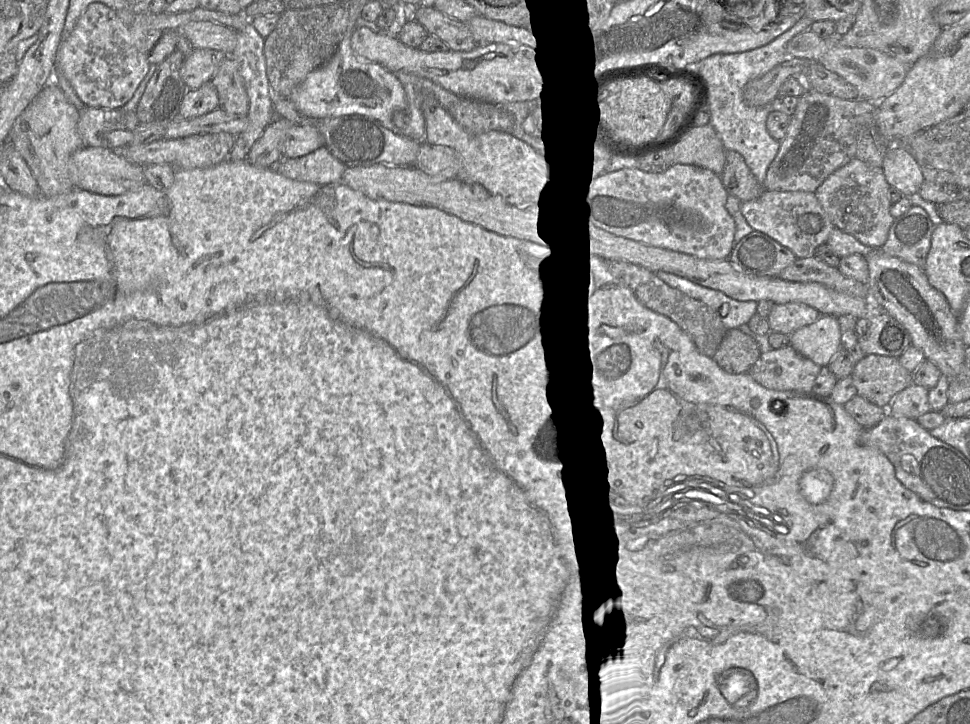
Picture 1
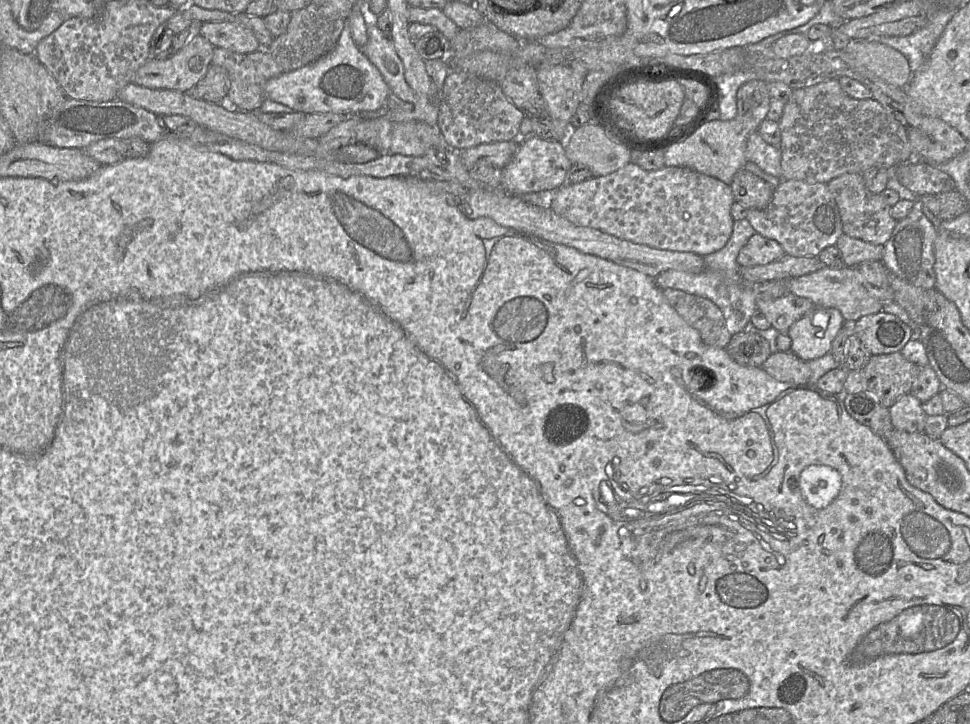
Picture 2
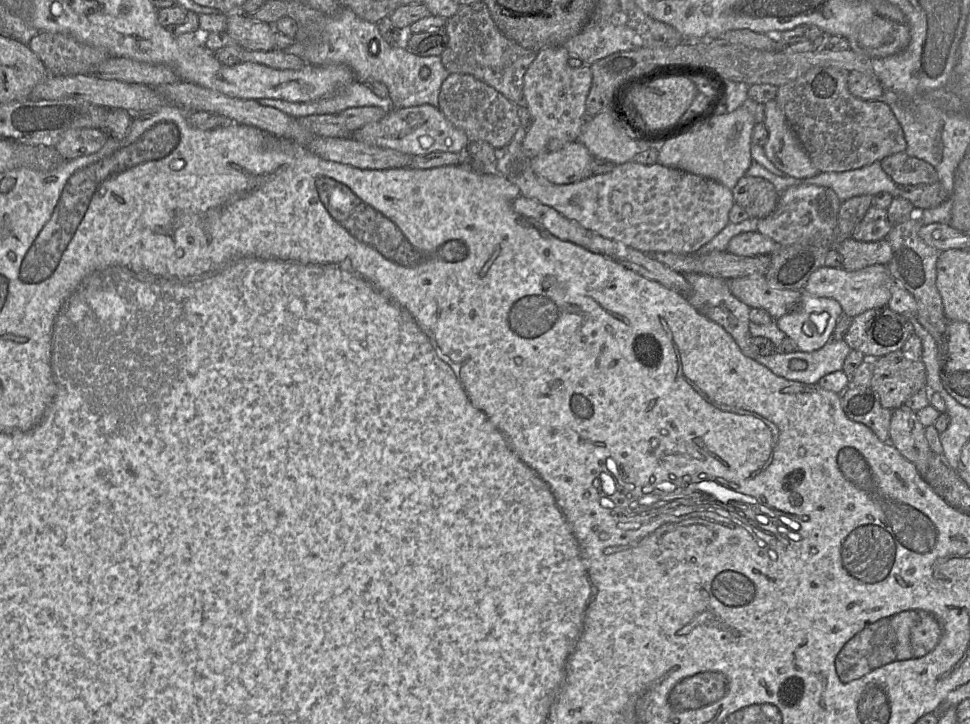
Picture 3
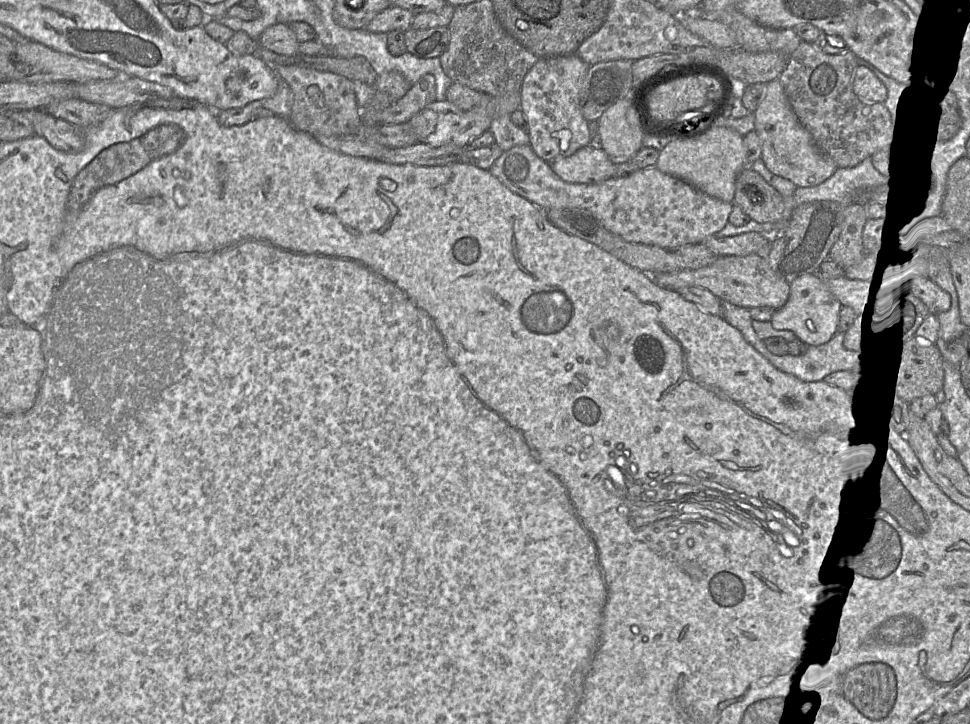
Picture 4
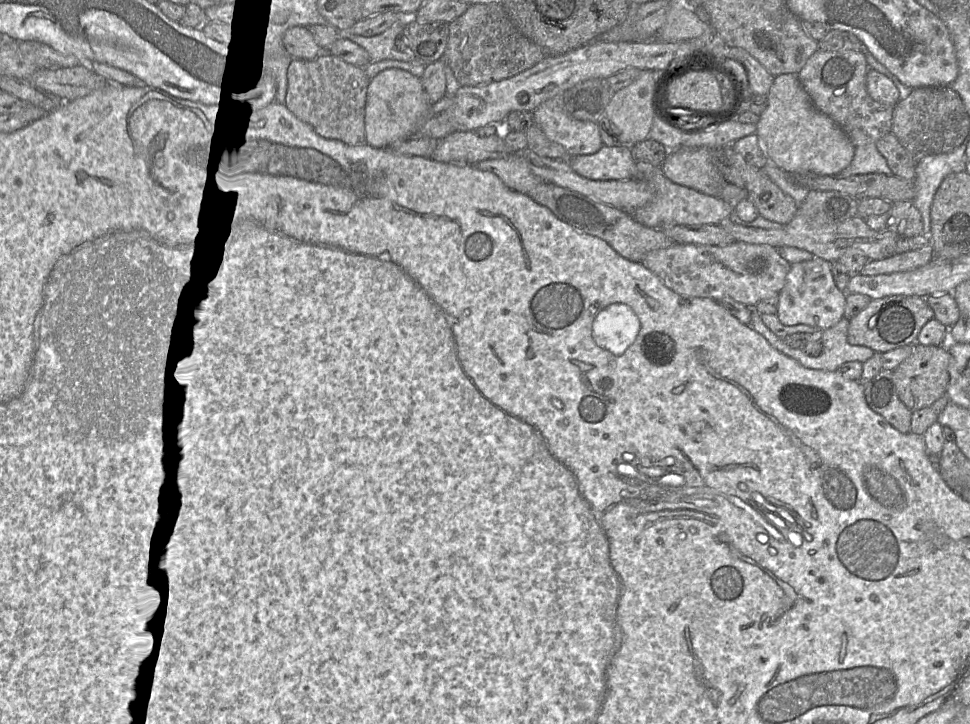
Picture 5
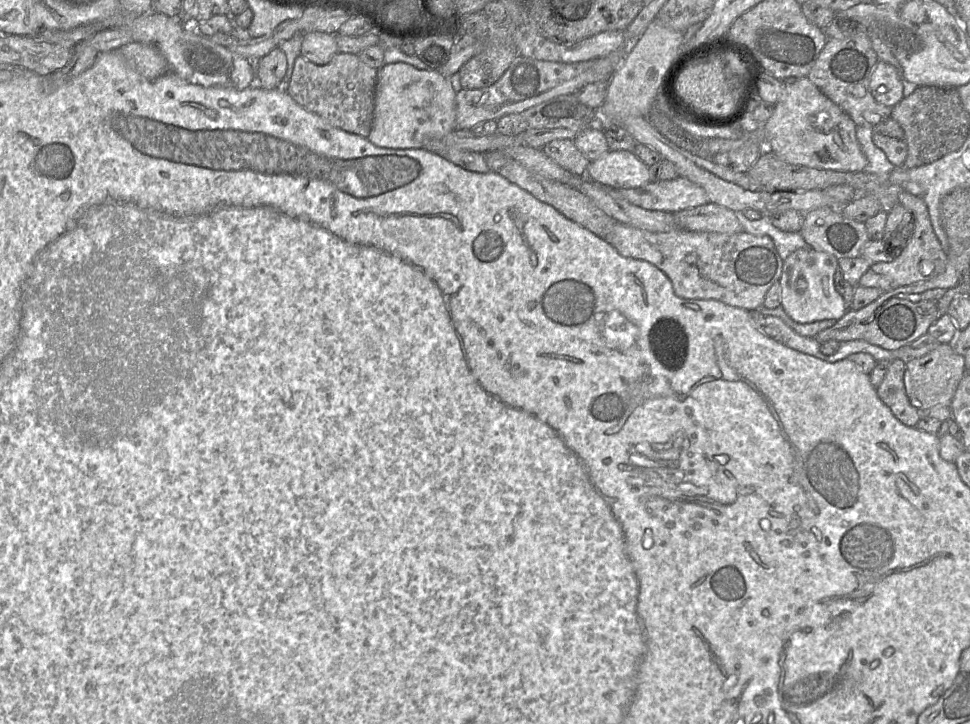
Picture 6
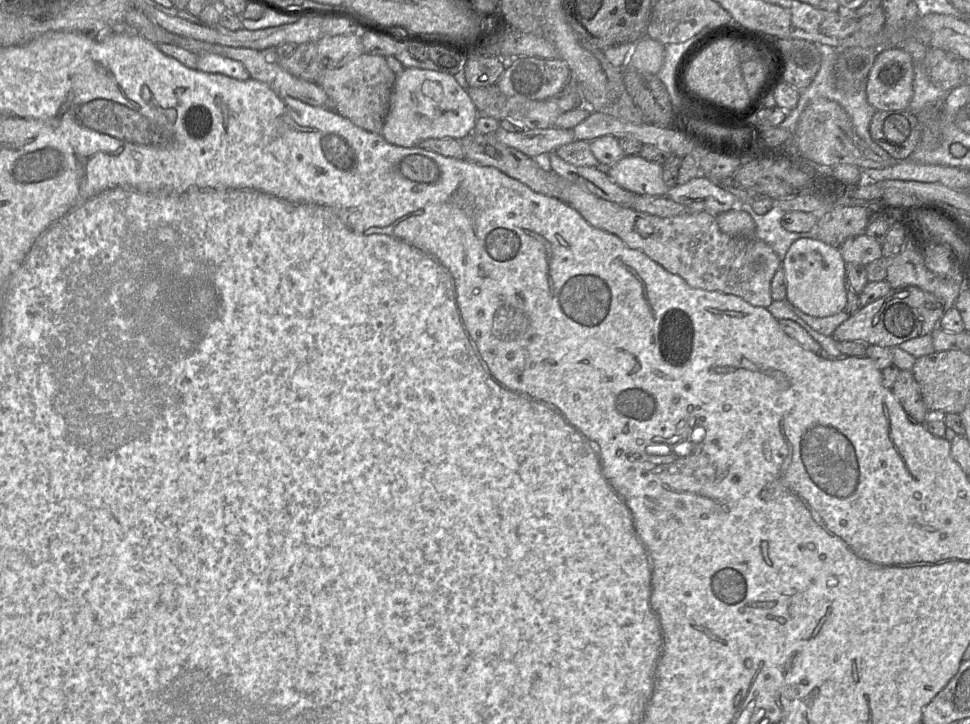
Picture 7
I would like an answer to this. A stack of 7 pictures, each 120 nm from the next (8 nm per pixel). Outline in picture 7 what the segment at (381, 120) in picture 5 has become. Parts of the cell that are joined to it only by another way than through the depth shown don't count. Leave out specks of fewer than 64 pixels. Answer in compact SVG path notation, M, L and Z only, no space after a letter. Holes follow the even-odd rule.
M405 68L397 75L381 135L390 144L416 147L430 138L461 140L474 131L478 110L453 75L439 71Z

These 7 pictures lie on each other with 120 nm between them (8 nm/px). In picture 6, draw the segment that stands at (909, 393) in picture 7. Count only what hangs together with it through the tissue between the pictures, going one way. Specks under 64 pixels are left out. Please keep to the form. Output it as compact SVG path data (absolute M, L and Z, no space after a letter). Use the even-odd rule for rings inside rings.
M901 359L891 361L887 373L876 391L882 402L901 423L908 427L915 427L924 412L915 408L906 394L905 369L905 361Z

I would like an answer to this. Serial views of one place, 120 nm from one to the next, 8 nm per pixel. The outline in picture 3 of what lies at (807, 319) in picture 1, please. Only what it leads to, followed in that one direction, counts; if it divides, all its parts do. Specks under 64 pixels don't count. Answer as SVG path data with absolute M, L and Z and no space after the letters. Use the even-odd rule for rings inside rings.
M762 274L729 279L727 283L738 300L750 308L766 310L773 320L797 309L803 295L803 291L772 288Z

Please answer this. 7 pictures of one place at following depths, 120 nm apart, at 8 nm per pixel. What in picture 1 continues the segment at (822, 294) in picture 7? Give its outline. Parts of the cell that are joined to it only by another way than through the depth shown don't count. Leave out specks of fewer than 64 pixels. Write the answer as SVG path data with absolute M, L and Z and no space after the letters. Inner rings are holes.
M821 315L814 323L790 335L790 346L817 365L828 366L841 346L837 317Z

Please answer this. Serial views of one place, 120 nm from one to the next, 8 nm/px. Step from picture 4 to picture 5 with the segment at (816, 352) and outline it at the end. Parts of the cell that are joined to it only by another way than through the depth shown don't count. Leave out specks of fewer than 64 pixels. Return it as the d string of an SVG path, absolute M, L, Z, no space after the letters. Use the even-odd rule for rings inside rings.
M842 319L831 328L824 330L823 336L821 337L823 350L821 354L818 356L808 355L801 349L791 348L789 346L787 346L789 348L787 350L787 354L786 353L783 354L789 356L790 358L793 358L806 368L823 370L823 371L836 371L840 366L842 366L842 364L850 361L859 361L862 363L867 361L875 354L875 351L866 346L849 344L847 341L847 327L848 327L847 320Z

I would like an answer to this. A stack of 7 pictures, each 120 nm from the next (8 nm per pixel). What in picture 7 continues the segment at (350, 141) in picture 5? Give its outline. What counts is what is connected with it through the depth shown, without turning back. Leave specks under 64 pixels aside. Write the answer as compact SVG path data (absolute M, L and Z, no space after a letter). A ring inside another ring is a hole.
M363 53L340 68L324 68L316 84L333 102L335 112L368 132L381 134L396 78L385 57Z

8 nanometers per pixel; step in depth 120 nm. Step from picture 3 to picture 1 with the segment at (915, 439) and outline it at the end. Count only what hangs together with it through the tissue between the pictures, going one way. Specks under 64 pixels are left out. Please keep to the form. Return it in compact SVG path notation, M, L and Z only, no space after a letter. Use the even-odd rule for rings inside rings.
M911 383L894 397L887 407L887 413L896 417L917 420L921 415L931 411L928 393L927 388Z

